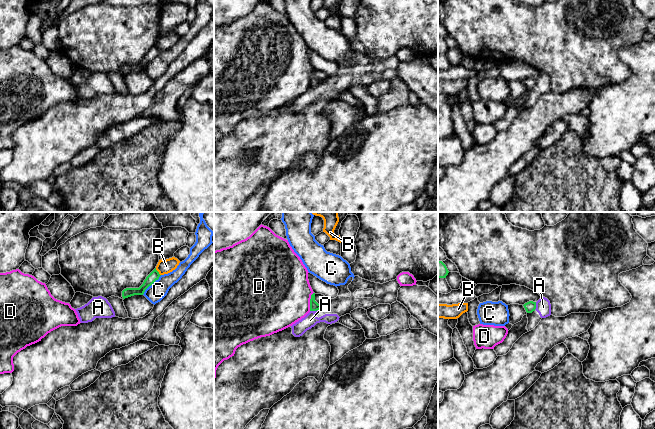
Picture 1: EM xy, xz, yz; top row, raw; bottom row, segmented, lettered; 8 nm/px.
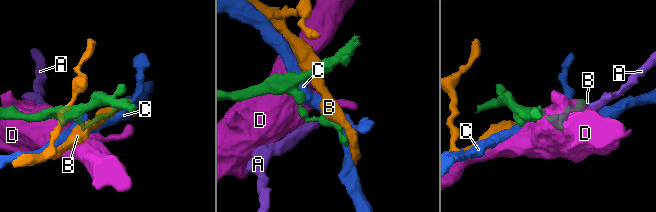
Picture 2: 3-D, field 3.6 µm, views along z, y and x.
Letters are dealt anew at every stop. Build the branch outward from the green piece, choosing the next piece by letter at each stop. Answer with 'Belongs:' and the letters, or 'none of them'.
Belongs: none of them

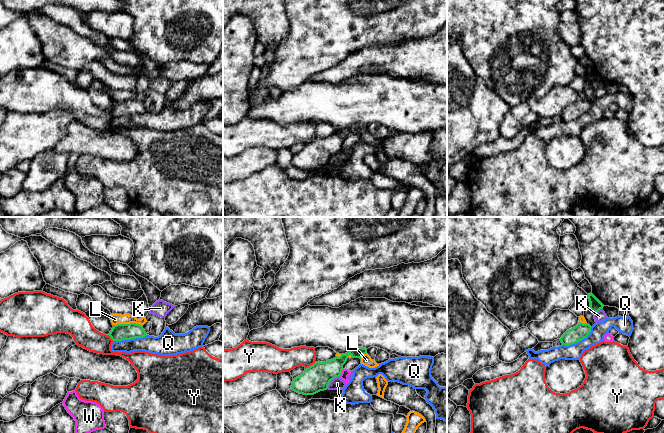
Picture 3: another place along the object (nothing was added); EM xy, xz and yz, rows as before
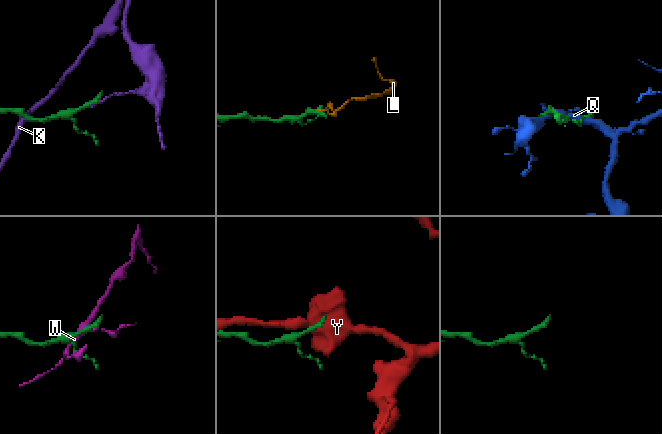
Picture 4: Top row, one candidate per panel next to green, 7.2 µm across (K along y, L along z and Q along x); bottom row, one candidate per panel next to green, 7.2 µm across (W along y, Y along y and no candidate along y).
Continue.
Belongs: none of them

